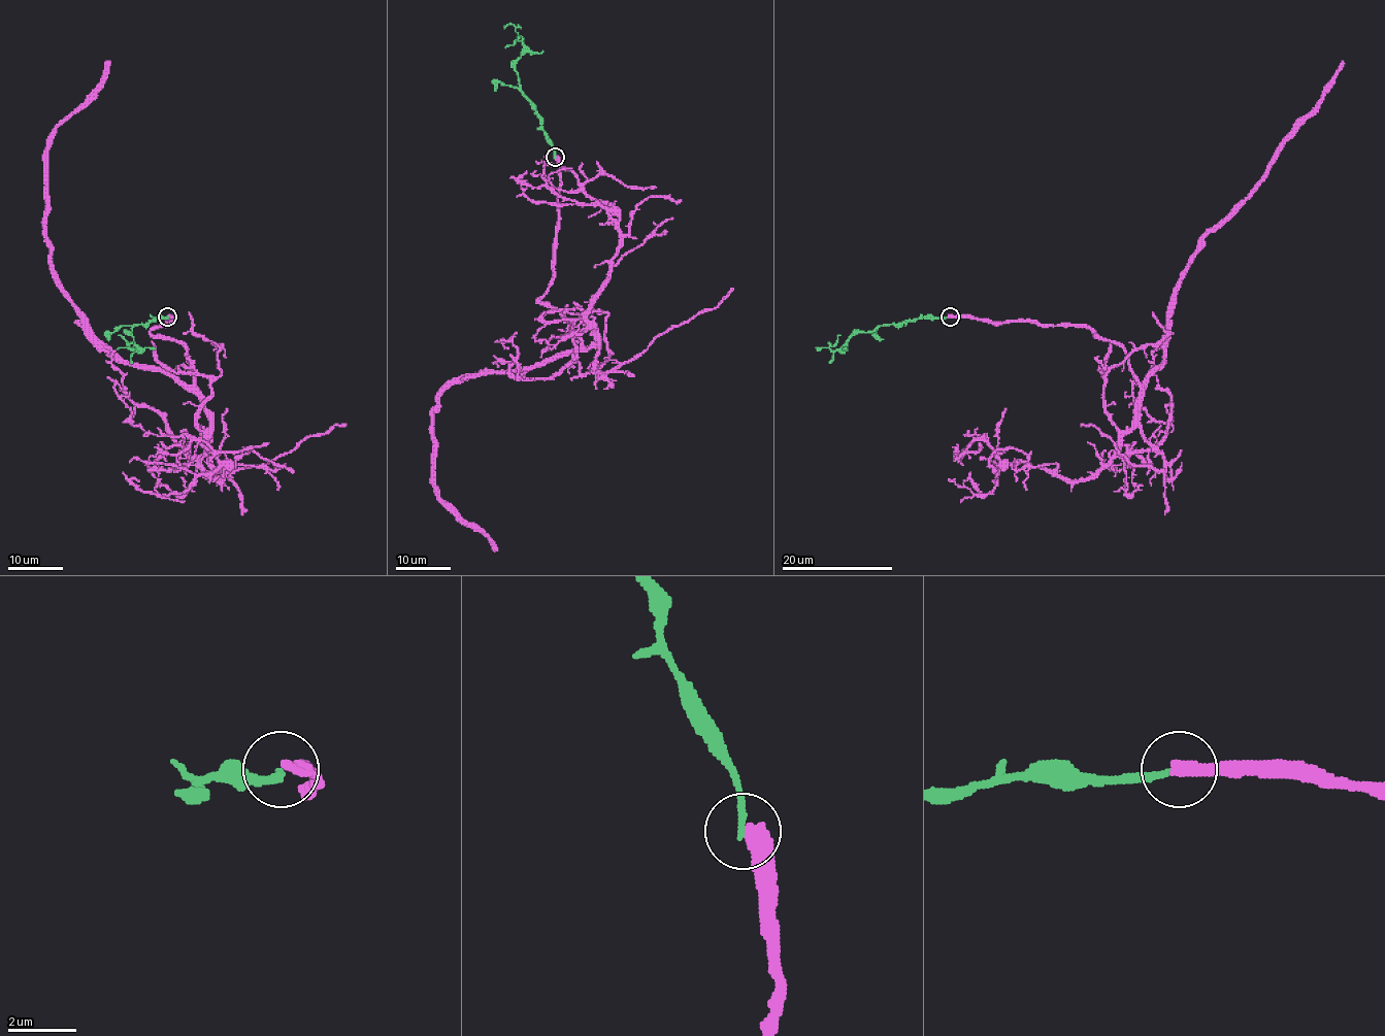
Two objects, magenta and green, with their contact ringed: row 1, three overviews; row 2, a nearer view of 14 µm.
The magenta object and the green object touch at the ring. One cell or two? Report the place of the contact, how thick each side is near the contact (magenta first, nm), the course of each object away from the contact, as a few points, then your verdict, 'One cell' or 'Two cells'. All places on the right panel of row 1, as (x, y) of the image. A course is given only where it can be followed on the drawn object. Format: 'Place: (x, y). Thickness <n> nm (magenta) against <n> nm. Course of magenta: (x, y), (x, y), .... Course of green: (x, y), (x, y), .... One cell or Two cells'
Place: (950, 316). Thickness 360 nm (magenta) against 190 nm. Course of magenta: (950, 315), (1086, 326), (1119, 344), (1142, 385), (1162, 363), (1172, 295), (1199, 242), (1248, 196), (1343, 61). Course of green: (950, 315), (882, 326), (872, 331), (855, 332), (841, 348), (821, 348). Two cells

